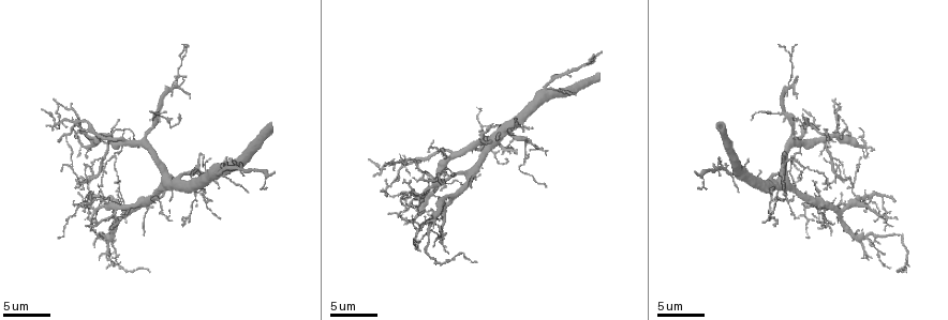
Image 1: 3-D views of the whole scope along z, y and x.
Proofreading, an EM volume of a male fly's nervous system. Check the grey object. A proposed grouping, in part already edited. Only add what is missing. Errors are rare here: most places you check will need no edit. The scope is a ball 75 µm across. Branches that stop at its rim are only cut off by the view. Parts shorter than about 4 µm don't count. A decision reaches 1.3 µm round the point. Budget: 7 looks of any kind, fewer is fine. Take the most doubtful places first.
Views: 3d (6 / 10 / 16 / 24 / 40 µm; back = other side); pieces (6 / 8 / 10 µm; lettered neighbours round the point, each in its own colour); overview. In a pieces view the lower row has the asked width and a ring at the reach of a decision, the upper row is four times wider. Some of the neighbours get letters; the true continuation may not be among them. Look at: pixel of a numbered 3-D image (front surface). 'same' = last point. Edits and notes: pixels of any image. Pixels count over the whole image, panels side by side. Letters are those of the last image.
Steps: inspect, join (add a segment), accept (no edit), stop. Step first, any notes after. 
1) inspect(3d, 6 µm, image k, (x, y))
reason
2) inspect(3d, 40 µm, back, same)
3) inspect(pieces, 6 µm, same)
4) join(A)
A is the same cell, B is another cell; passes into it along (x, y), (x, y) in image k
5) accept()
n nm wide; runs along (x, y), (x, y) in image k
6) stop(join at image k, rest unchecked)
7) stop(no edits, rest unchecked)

inspect(pieces, 6 µm, image 1, (385, 194))
free end

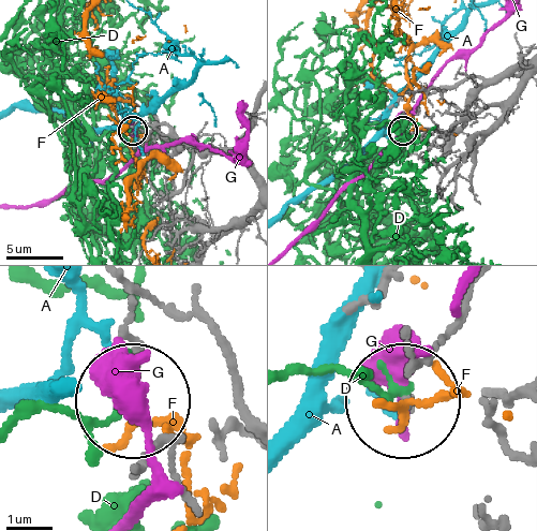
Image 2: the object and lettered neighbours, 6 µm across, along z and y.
accept()
A, D, F and G are other cells; no lettered segment goes on from it

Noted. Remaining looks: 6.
inspect(3d, 6 µm, image 1, (418, 248))
thin end

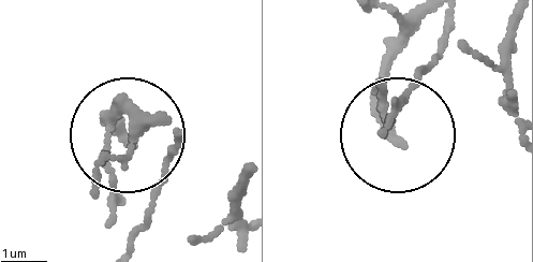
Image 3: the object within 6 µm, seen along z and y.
inspect(pieces, 6 µm, image 3, (399, 139))
what lies round it

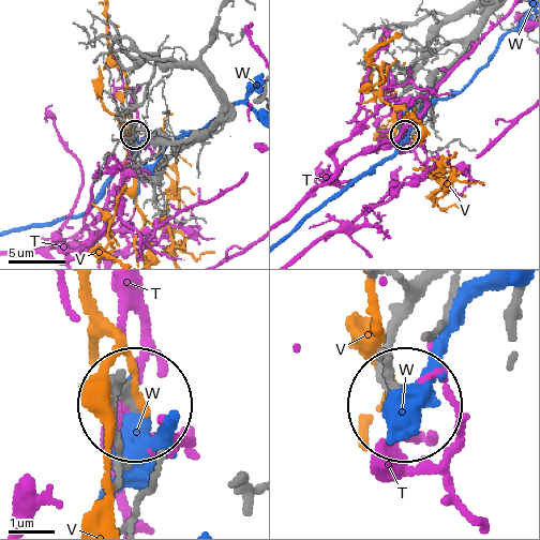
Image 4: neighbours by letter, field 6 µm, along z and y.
accept()
T, V and W are other cells; none of them fits

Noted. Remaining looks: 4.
inspect(3d, 6 µm, image 1, (185, 224))
free end

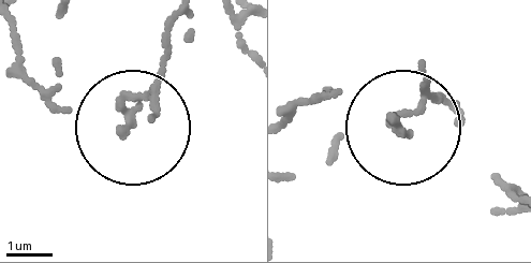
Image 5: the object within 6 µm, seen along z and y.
inspect(pieces, 6 µm, image 5, (393, 121))
see the neighbours

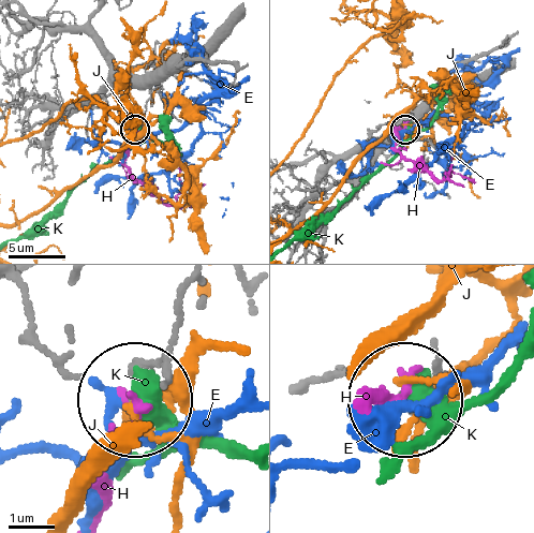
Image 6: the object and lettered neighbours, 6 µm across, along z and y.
accept()
180 nm wide; E, H, J and K are other cells; runs along (189, 287), (174, 344), (135, 380), (132, 399) in image 6; no lettered segment goes on from it

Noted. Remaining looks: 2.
stop(no edits, rest unchecked)

